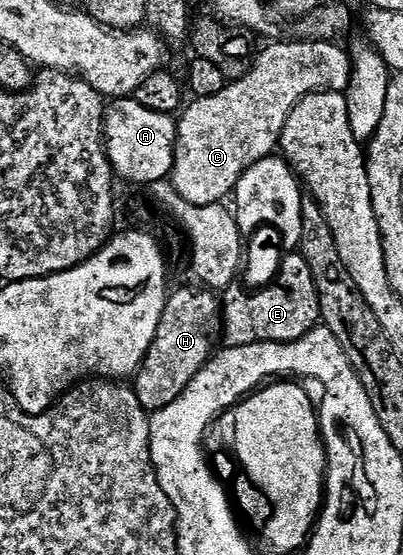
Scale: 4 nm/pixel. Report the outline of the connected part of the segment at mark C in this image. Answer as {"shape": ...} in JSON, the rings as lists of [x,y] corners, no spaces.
{"shape":[[[301,38],[294,40],[286,40],[283,44],[274,44],[278,42],[267,43],[270,45],[268,45],[263,52],[259,51],[257,55],[255,55],[254,65],[250,67],[248,74],[244,74],[244,78],[229,81],[226,88],[220,90],[220,94],[212,94],[212,98],[194,98],[185,105],[184,111],[176,120],[178,133],[176,134],[176,142],[174,143],[174,168],[169,174],[169,179],[173,183],[174,191],[180,194],[180,198],[184,198],[184,202],[192,202],[196,206],[223,203],[223,201],[233,193],[235,186],[238,185],[240,178],[245,174],[248,168],[253,166],[256,162],[260,162],[266,156],[275,155],[276,149],[279,147],[282,138],[282,131],[288,122],[288,114],[292,114],[292,110],[303,98],[309,96],[311,92],[319,90],[345,93],[346,88],[349,86],[350,75],[353,72],[349,51],[347,51],[346,48],[342,49],[340,46],[341,43],[331,42],[329,40],[304,40]]]}

